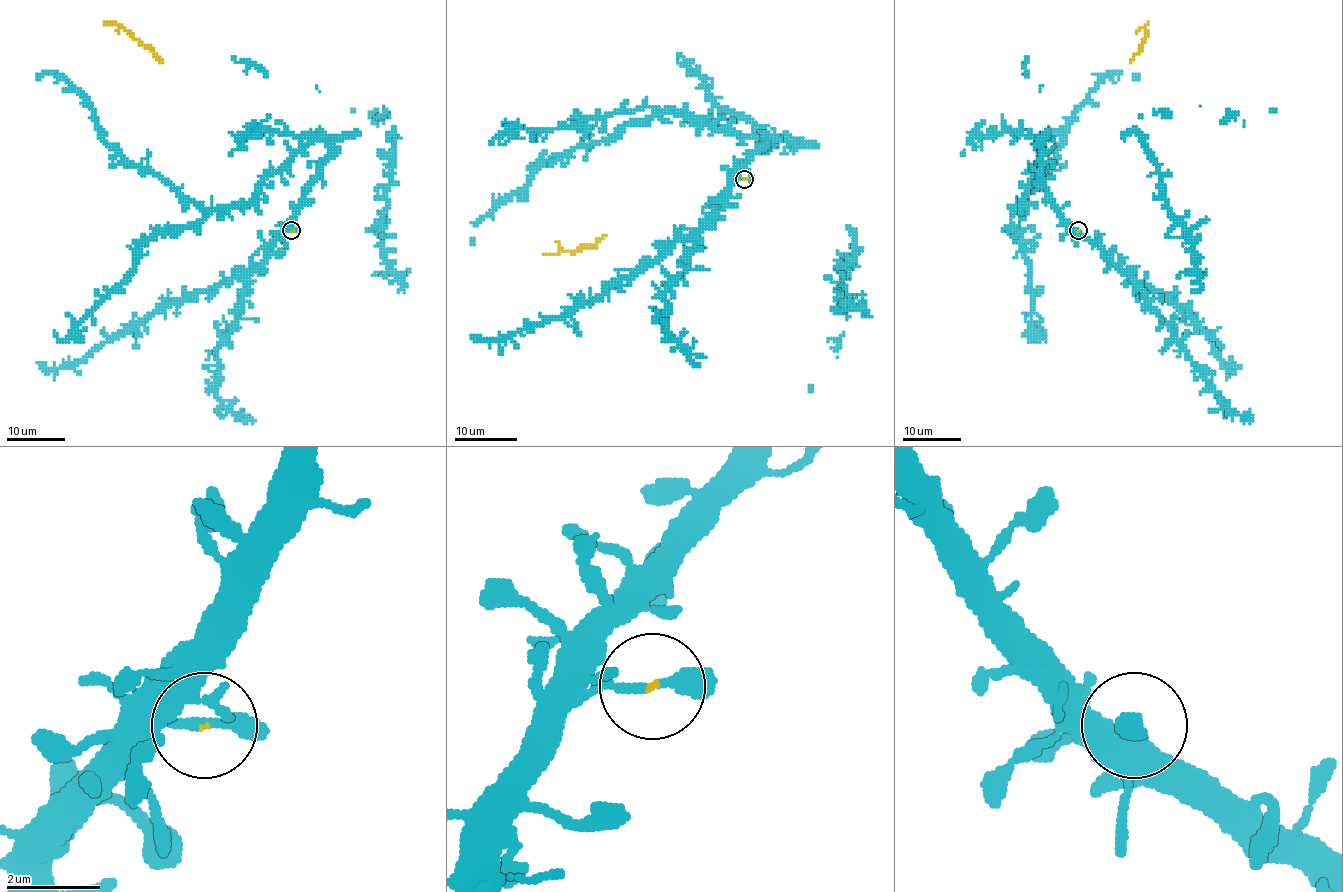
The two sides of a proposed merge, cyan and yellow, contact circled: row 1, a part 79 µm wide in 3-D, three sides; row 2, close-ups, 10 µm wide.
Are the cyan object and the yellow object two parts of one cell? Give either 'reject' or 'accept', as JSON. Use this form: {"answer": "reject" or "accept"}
{"answer": "accept"}

